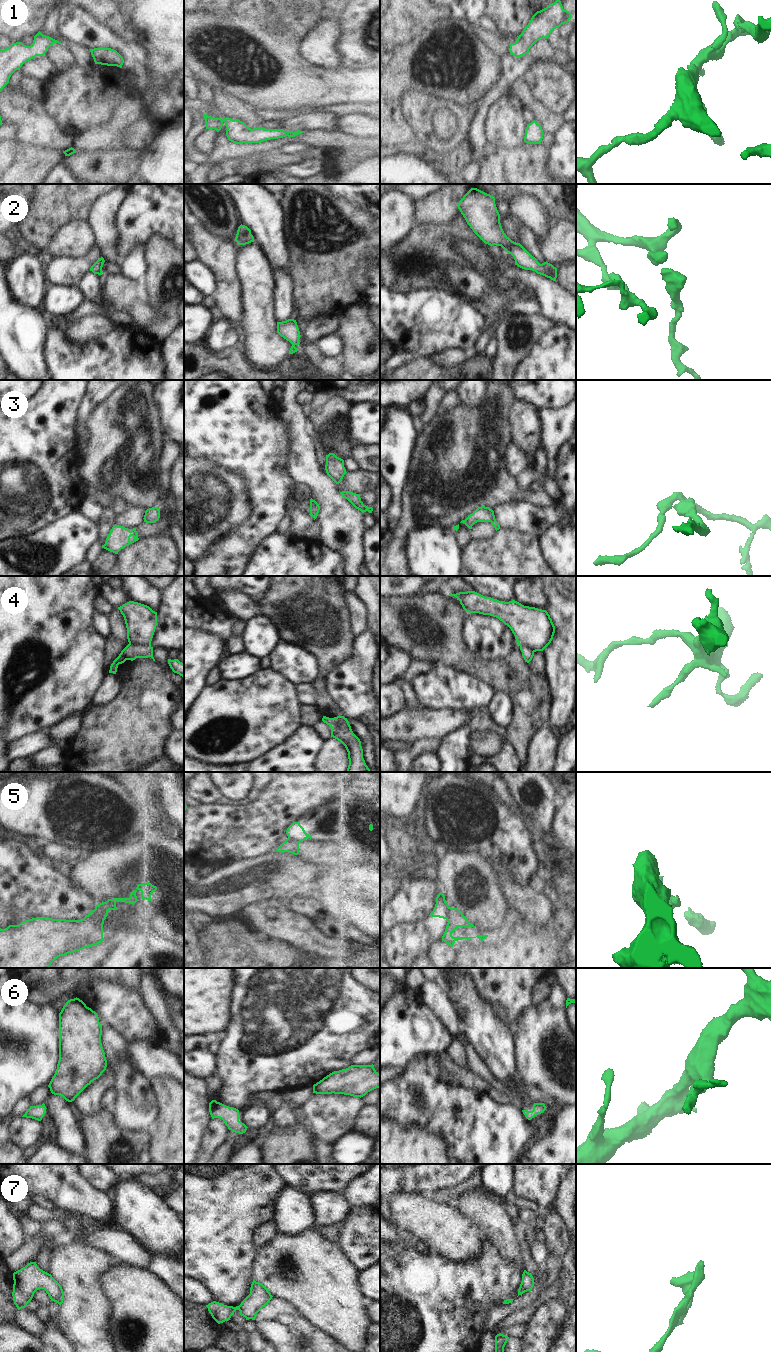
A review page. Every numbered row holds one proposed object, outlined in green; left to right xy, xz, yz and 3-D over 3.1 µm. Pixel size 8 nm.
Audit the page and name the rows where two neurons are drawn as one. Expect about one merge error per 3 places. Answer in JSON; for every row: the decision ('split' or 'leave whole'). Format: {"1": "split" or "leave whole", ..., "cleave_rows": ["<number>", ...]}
{"1": "leave whole", "2": "leave whole", "3": "split", "4": "split", "5": "split", "6": "leave whole", "7": "leave whole", "cleave_rows": ["3", "4", "5"]}

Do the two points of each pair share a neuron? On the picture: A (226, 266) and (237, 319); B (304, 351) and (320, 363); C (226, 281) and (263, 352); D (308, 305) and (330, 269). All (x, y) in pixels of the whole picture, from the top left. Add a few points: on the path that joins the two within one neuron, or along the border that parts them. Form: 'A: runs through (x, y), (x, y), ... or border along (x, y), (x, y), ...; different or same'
A: runs through (226, 279), (228, 283), (228, 306); same
B: runs through (308, 352), (316, 359); same
C: border along (240, 289), (242, 330); different
D: runs through (315, 296), (323, 287), (327, 278); same

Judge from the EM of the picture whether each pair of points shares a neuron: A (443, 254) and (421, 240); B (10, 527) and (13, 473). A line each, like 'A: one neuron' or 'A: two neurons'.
A: one neuron
B: one neuron

